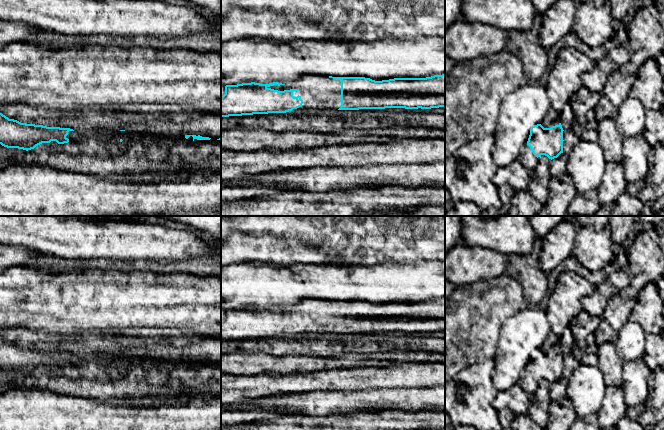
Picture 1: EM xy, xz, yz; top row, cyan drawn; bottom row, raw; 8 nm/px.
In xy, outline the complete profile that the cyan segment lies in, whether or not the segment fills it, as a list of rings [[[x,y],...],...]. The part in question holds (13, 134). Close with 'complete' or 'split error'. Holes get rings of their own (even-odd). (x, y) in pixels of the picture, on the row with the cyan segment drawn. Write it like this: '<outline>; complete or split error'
[[[0,113],[0,144],[7,148],[31,150],[36,146],[46,143],[51,146],[51,141],[56,141],[58,146],[54,150],[63,150],[66,143],[80,143],[86,139],[72,138],[70,128],[47,127],[43,125],[21,123],[9,119]]]; split error

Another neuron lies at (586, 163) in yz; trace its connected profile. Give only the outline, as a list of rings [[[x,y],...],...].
[[[580,140],[568,156],[567,173],[579,193],[597,190],[608,162],[600,144]]]

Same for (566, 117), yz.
[[[567,103],[561,113],[559,114],[560,123],[562,125],[563,130],[571,129],[571,124],[574,119],[573,109],[570,103]]]

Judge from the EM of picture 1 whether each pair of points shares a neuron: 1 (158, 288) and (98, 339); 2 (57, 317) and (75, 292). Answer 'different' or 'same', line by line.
1: different
2: same

